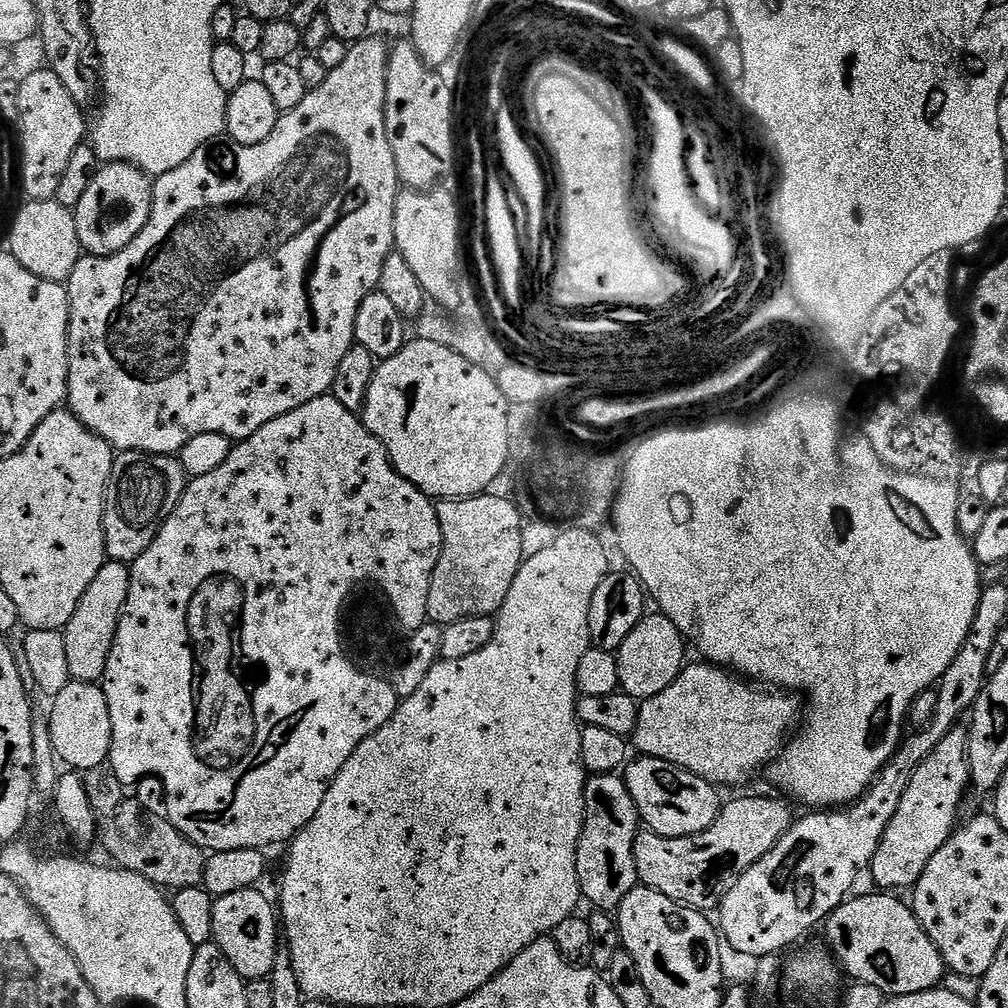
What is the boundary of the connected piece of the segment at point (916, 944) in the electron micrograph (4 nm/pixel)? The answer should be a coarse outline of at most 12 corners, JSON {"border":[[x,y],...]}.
{"border":[[896,894],[856,896],[822,925],[855,983],[941,987],[942,954]]}

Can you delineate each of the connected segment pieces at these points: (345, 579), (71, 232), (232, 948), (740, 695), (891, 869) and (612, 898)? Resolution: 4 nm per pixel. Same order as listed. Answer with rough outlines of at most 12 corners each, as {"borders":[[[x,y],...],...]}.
{"borders":[[[325,394],[132,561],[107,767],[287,845],[396,713],[436,504]],[[45,200],[24,212],[20,262],[55,284],[82,255],[73,209]],[[259,887],[215,897],[212,939],[245,982],[269,979],[278,912]],[[707,662],[640,704],[639,755],[717,786],[776,759],[801,705]],[[957,726],[914,770],[870,865],[911,890],[956,831],[969,788]],[[623,775],[584,781],[580,895],[619,909],[638,887],[642,821]]]}

